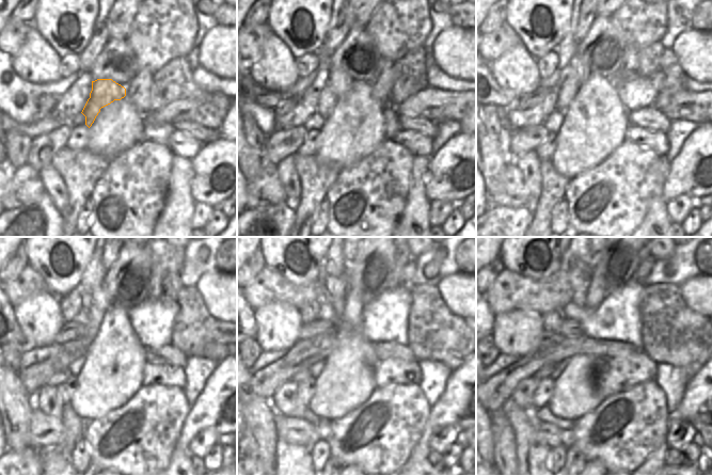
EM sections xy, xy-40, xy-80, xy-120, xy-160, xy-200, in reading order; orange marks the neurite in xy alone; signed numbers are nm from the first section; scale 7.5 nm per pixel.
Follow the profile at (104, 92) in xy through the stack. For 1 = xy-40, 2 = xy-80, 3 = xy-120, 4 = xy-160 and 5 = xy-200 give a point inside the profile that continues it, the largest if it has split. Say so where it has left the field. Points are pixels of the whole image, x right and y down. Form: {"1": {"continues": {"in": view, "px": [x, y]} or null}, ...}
{"1": {"continues": {"in": "xy-40", "px": [339, 83]}}, "2": {"continues": {"in": "xy-80", "px": [576, 74]}}, "3": {"continues": {"in": "xy-120", "px": [98, 307]}}, "4": {"continues": {"in": "xy-160", "px": [336, 285]}}, "5": {"continues": {"in": "xy-200", "px": [580, 273]}}}

